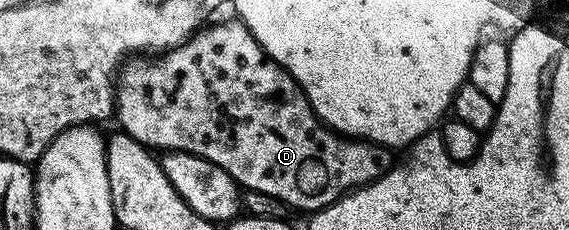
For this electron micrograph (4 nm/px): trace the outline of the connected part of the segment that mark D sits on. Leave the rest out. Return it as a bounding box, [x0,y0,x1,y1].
[115,17,389,213]

